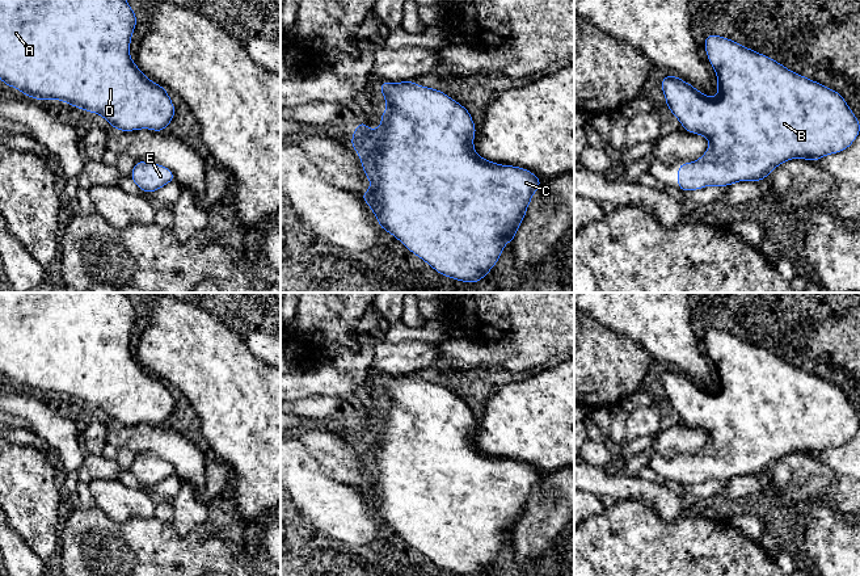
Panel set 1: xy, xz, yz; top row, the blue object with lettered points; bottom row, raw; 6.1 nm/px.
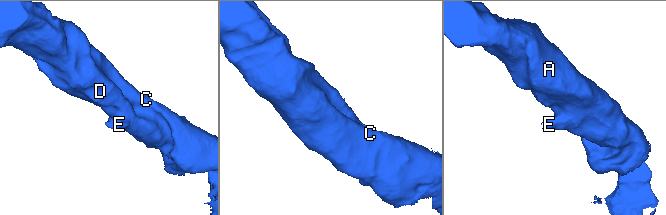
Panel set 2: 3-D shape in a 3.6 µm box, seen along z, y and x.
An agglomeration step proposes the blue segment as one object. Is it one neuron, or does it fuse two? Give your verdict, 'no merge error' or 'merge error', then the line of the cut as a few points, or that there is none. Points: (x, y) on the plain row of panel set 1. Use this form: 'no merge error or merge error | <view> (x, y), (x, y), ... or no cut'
no merge error | no cut

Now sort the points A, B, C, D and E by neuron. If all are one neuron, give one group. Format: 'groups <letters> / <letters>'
groups A B C D E

